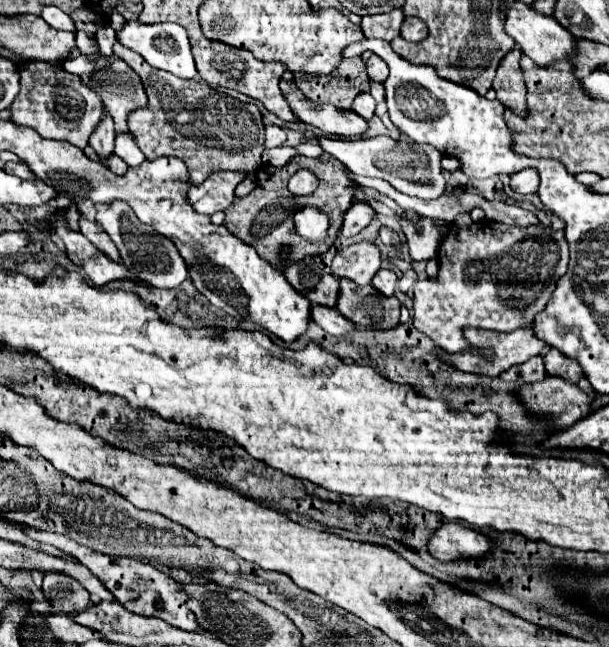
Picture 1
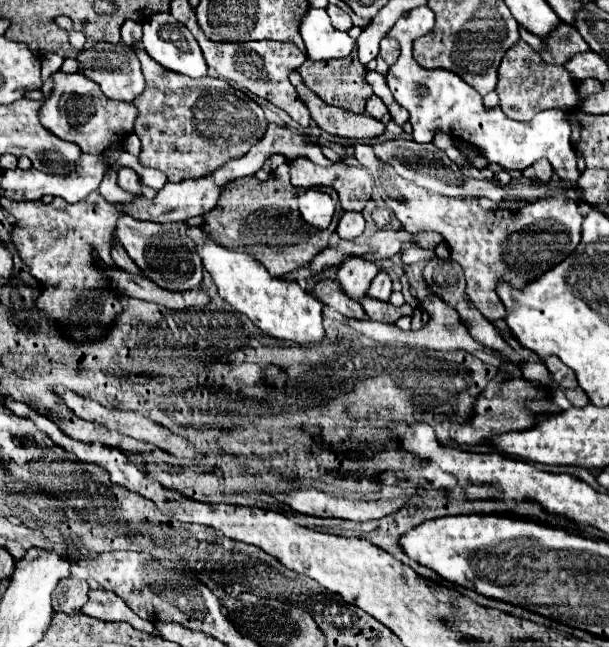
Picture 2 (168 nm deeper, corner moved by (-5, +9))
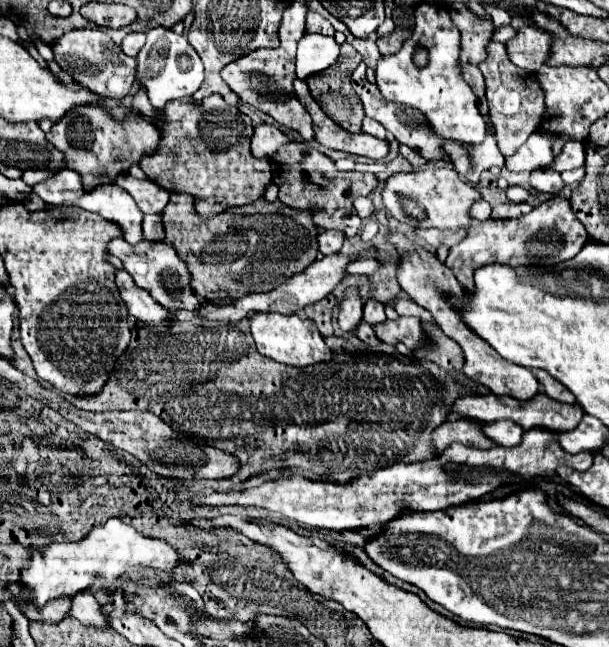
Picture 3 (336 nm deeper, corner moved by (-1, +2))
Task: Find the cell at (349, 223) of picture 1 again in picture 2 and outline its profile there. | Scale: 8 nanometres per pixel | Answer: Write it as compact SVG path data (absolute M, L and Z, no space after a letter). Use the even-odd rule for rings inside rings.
M344 212L340 222L338 222L338 228L336 228L336 234L342 238L342 240L354 240L358 238L362 232L364 232L364 218L360 212Z

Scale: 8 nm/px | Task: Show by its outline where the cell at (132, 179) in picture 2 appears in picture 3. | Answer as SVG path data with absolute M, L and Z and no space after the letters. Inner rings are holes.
M108 183L108 185L100 185L94 191L90 191L88 195L84 195L84 199L62 205L46 204L44 210L53 211L66 206L78 206L100 213L104 219L120 223L124 227L124 239L128 243L138 243L142 239L142 217L144 213L138 209L136 201L132 199L132 195L128 191L124 191L122 187L118 187L116 183Z

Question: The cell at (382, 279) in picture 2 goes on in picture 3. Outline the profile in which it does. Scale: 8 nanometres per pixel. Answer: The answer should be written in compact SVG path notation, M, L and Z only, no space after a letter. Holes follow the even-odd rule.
M366 299L364 303L364 321L370 323L370 325L376 325L380 321L384 321L386 315L384 315L384 305L376 299Z

